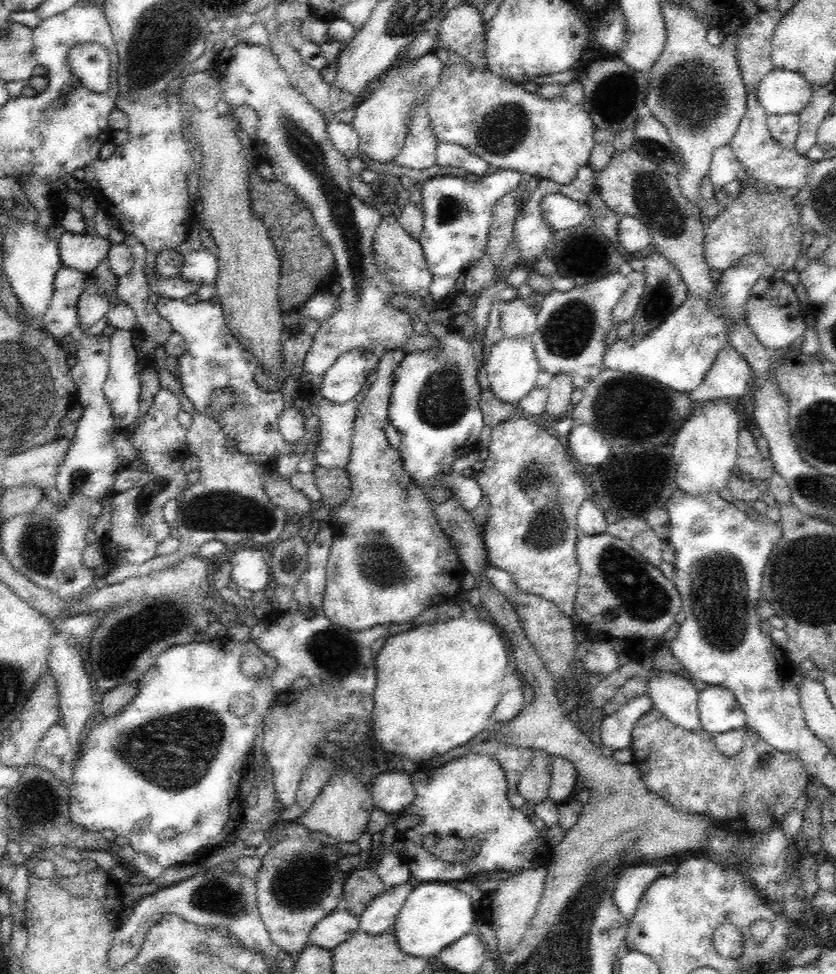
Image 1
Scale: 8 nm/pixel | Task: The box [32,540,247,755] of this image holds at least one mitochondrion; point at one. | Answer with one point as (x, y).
(156, 622)

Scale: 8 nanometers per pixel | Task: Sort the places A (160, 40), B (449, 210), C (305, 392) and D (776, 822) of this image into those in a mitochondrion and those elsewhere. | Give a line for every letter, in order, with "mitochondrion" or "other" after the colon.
A: mitochondrion
B: mitochondrion
C: other
D: other

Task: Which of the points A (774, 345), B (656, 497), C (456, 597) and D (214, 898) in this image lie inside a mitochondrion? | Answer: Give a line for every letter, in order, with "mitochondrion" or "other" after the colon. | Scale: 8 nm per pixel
A: other
B: other
C: other
D: mitochondrion

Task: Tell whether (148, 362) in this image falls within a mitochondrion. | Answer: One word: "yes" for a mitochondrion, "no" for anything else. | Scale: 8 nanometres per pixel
no

